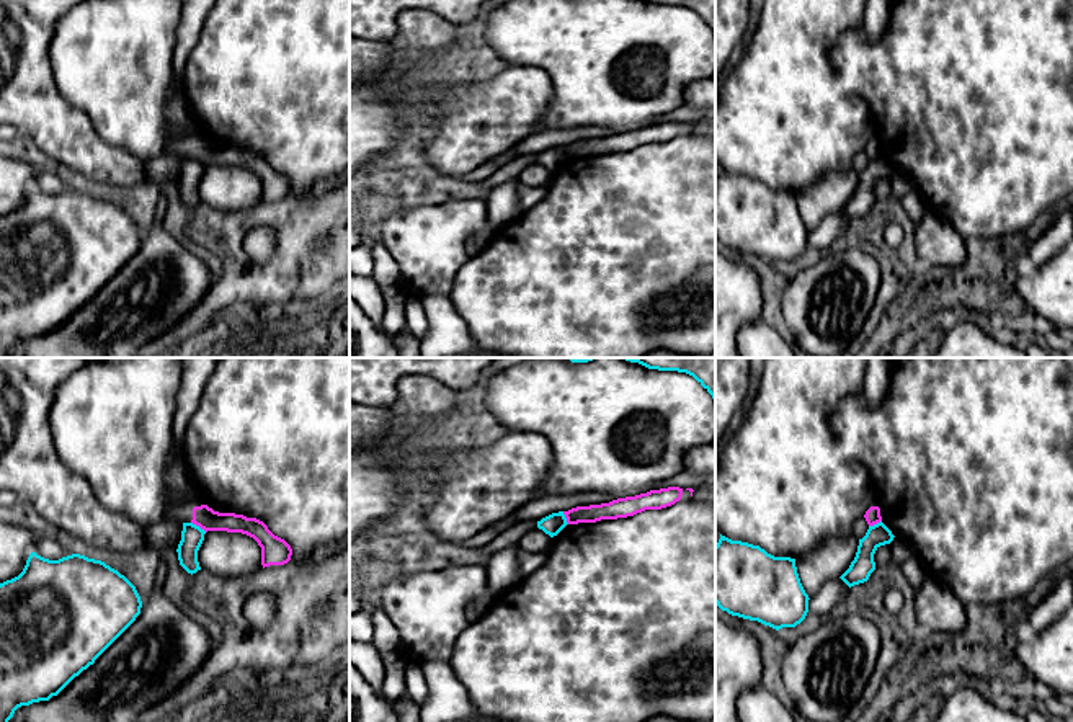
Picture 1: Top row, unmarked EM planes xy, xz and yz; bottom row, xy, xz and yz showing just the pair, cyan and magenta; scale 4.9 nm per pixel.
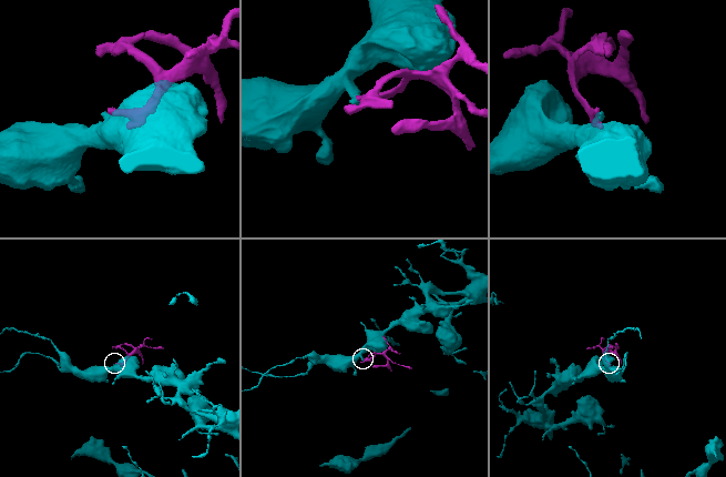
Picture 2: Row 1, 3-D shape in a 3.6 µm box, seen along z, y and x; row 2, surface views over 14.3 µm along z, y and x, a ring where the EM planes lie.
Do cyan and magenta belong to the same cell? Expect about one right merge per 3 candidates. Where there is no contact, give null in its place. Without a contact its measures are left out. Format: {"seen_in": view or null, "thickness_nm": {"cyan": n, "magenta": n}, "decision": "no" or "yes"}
{"seen_in": "xy", "thickness_nm": {"cyan": 110, "magenta": 110}, "decision": "no"}

